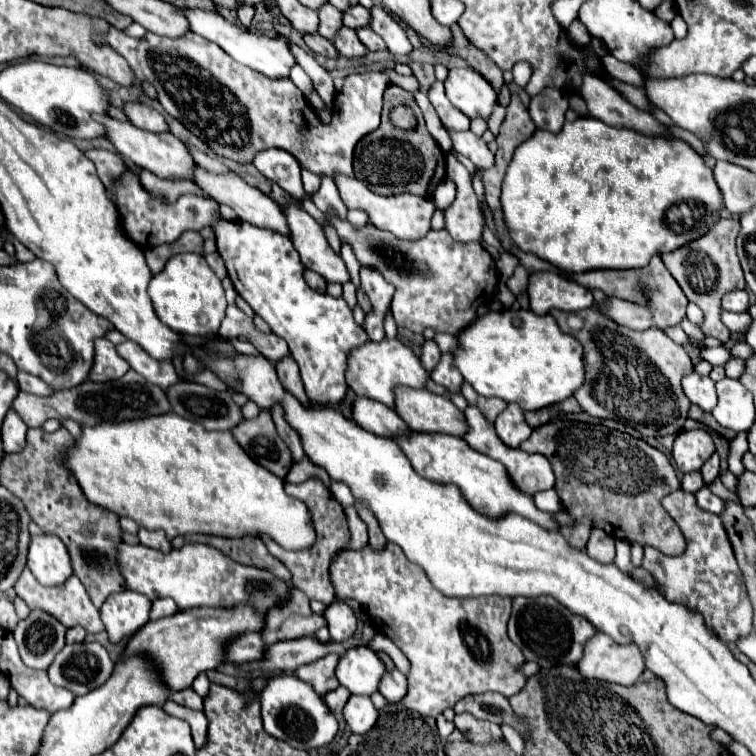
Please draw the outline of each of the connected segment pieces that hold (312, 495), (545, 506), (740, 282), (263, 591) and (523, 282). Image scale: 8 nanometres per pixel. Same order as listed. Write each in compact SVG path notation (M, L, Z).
M310 478L302 484L286 484L286 494L292 494L292 498L296 498L296 500L300 500L308 506L310 516L312 516L312 524L314 524L314 530L316 530L316 542L310 548L304 548L304 550L284 550L268 534L258 534L258 536L266 544L268 552L288 566L288 570L292 572L292 586L294 588L302 590L310 600L320 600L324 604L332 604L336 600L336 594L334 594L334 588L330 584L328 566L330 566L332 556L340 548L344 548L350 540L346 514L344 514L342 506L336 502L336 498L330 494L330 490L316 478Z
M544 490L544 492L538 492L534 494L534 500L536 500L536 506L544 512L560 512L562 510L562 504L558 500L558 494L556 490Z
M718 220L704 234L704 238L688 242L686 246L680 246L678 250L660 256L664 266L674 276L674 280L678 280L686 298L690 302L694 302L704 312L704 322L702 322L700 330L706 336L718 338L720 342L728 342L728 338L730 338L730 330L720 322L722 294L732 292L732 290L740 290L740 288L746 286L744 274L742 274L742 268L740 268L740 262L738 262L738 256L736 256L736 236L738 236L738 232L740 232L738 220Z
M122 542L118 544L118 566L126 590L140 592L150 600L156 600L156 596L168 596L176 602L178 610L190 610L198 606L230 608L236 604L252 604L258 610L270 610L272 606L286 600L290 590L286 582L274 578L270 572L242 566L206 544L186 544L180 550L162 554L142 544L130 546Z
M518 266L518 268L514 270L514 274L512 274L512 278L506 282L506 286L508 286L508 290L510 290L514 296L524 294L526 288L528 288L528 272Z

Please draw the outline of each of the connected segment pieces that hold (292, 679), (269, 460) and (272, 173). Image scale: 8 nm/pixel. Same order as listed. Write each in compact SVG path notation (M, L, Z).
M272 676L260 692L260 708L264 730L300 750L326 746L338 732L338 722L330 714L324 700L312 690L310 684L296 676Z
M260 412L252 420L242 420L234 430L230 430L236 442L266 470L284 478L292 466L292 456L282 438L276 434L272 416L268 412Z
M268 148L264 152L258 152L254 156L252 164L268 178L280 184L280 180L286 180L286 186L282 186L290 196L302 200L304 198L304 188L300 180L300 164L298 160L288 154L286 150L280 148Z

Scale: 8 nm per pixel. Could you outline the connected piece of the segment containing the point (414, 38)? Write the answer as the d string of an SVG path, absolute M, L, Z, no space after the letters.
M390 12L390 15L392 15L393 19L401 26L401 28L406 32L412 46L414 48L421 48L424 47L424 45L420 42L417 33L414 31L414 29L410 28L404 20L402 20L399 16L396 16L396 14Z

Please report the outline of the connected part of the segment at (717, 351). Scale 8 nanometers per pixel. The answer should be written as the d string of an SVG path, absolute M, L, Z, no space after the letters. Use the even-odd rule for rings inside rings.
M718 346L718 348L706 348L706 350L702 350L700 356L702 356L702 360L710 362L712 366L724 366L728 362L728 358L730 358L730 352L726 348Z

